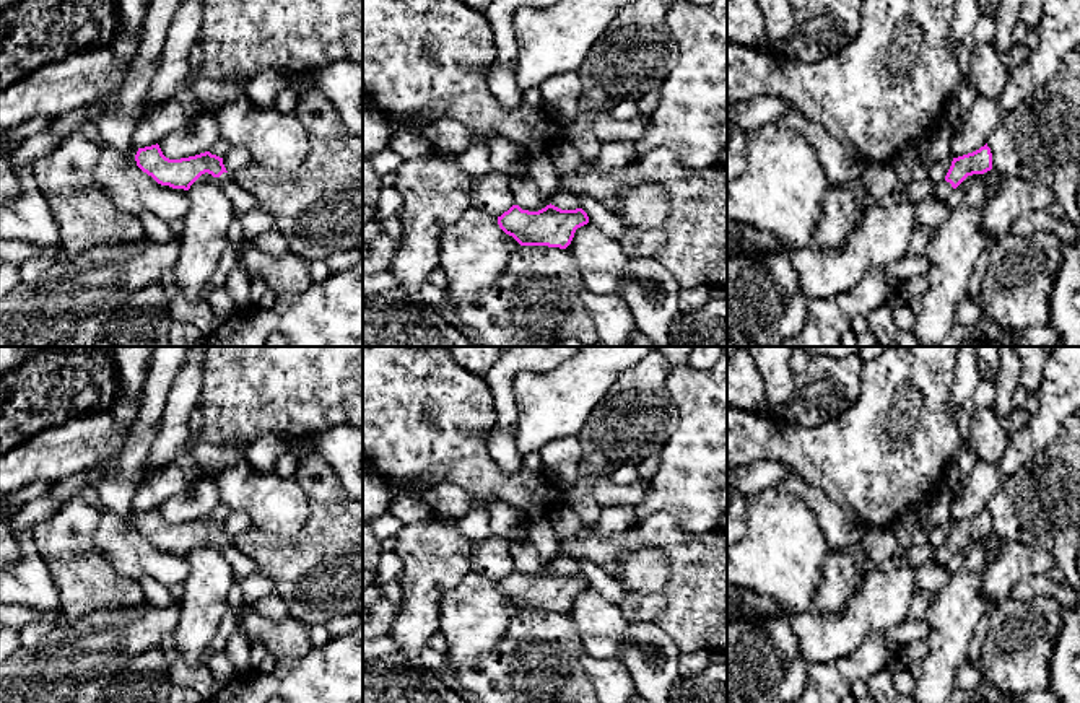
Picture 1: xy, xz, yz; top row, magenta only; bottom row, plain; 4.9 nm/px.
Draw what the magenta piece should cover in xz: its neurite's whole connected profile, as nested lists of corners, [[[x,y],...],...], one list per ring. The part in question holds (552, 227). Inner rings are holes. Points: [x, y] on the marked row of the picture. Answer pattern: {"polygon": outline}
{"polygon": [[[551,203],[538,212],[529,212],[519,205],[512,205],[498,216],[499,228],[520,246],[548,246],[560,249],[566,249],[576,229],[587,223],[589,216],[582,208],[561,210]]]}

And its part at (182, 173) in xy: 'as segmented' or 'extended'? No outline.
extended

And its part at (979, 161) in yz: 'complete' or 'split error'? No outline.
split error

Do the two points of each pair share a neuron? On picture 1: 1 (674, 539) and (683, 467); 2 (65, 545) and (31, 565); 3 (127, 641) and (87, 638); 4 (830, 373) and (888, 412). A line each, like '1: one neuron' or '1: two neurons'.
1: two neurons
2: two neurons
3: one neuron
4: two neurons

